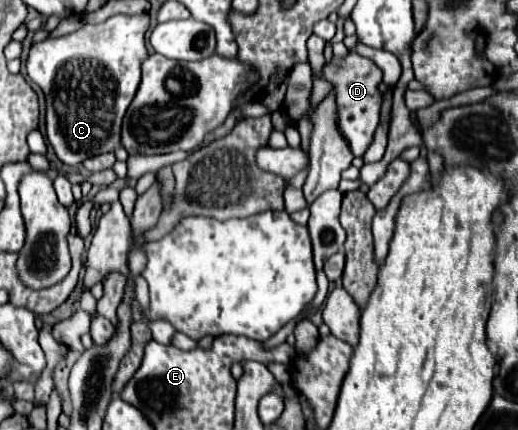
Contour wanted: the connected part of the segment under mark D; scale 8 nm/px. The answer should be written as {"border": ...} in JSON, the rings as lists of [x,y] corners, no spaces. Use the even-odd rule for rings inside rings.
{"border":[[[350,52],[344,58],[330,58],[322,66],[320,78],[332,84],[332,94],[334,94],[336,112],[338,112],[338,130],[344,136],[344,140],[348,142],[350,152],[354,156],[364,154],[366,148],[370,146],[374,130],[380,122],[380,108],[382,108],[384,96],[378,90],[378,84],[382,82],[382,70],[370,58]]]}

